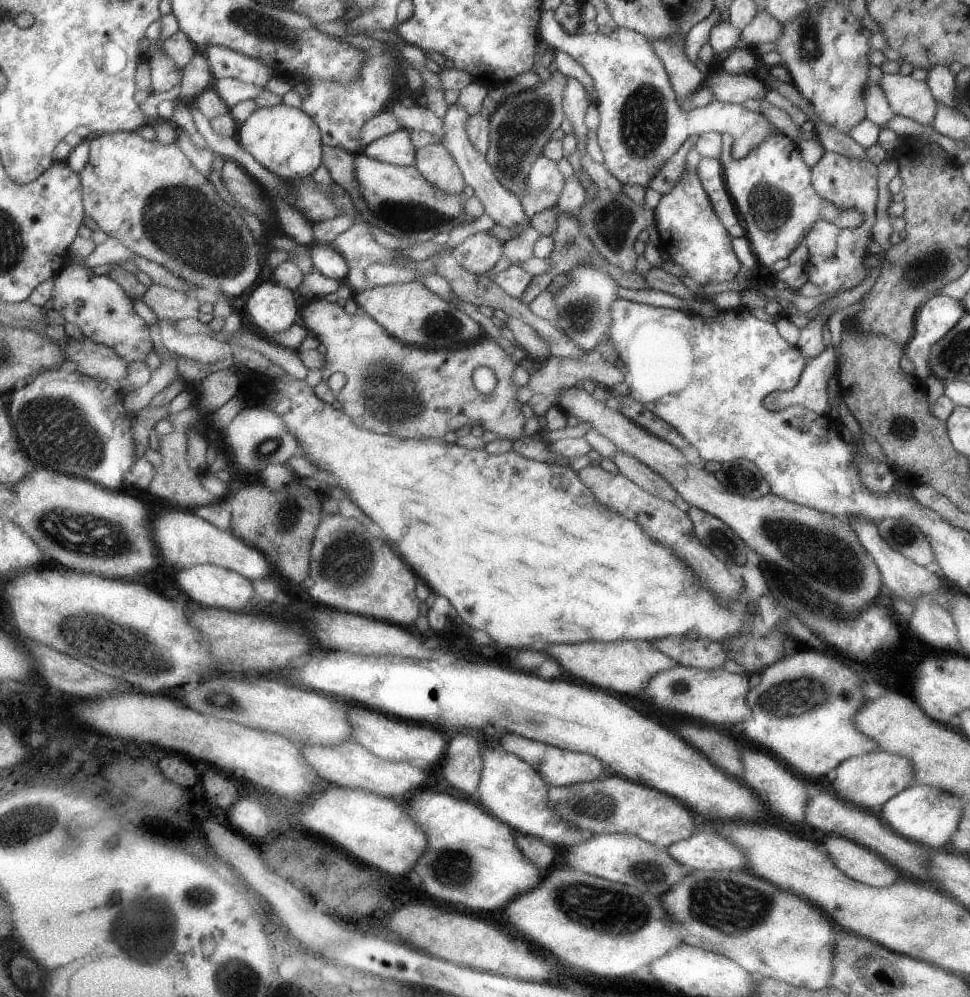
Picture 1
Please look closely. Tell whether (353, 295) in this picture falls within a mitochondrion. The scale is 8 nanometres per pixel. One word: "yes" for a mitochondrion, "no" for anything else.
no

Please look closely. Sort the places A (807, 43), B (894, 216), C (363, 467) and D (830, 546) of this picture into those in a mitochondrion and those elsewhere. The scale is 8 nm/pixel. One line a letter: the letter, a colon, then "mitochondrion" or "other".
A: mitochondrion
B: other
C: other
D: mitochondrion

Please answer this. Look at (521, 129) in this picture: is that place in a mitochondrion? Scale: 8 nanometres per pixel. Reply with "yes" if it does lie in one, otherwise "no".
yes

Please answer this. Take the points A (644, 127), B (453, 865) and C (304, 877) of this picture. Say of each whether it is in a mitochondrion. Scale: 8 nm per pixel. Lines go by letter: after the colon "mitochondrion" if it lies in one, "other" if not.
A: mitochondrion
B: mitochondrion
C: mitochondrion

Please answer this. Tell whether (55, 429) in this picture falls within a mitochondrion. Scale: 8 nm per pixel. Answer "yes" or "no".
yes

